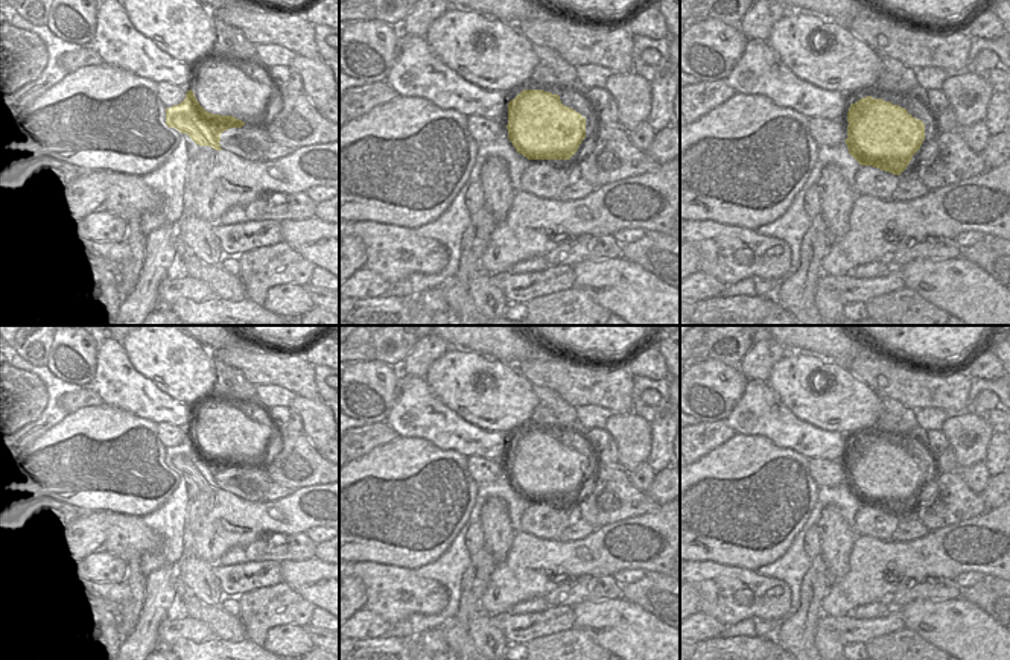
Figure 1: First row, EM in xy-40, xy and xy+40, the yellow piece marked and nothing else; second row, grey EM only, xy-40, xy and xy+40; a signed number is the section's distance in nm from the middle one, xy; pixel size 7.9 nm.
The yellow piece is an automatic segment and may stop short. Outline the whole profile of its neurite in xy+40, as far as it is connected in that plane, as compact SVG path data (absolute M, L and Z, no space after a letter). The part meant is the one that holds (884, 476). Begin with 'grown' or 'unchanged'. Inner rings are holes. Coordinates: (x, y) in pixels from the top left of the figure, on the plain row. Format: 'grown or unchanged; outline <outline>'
unchanged; outline M862 438L847 453L849 494L861 505L900 516L925 481L925 464L905 449Z

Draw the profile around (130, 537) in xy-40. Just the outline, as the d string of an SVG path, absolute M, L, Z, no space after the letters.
M161 506L143 517L110 511L106 551L126 563L145 552L160 551L166 564L175 564L183 557L187 526L189 511L184 506L175 511Z

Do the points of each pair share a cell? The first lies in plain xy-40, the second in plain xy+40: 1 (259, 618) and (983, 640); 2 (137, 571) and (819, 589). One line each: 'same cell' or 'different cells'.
1: same cell
2: same cell

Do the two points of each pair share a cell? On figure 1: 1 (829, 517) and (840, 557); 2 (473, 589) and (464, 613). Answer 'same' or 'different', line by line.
1: same
2: same

